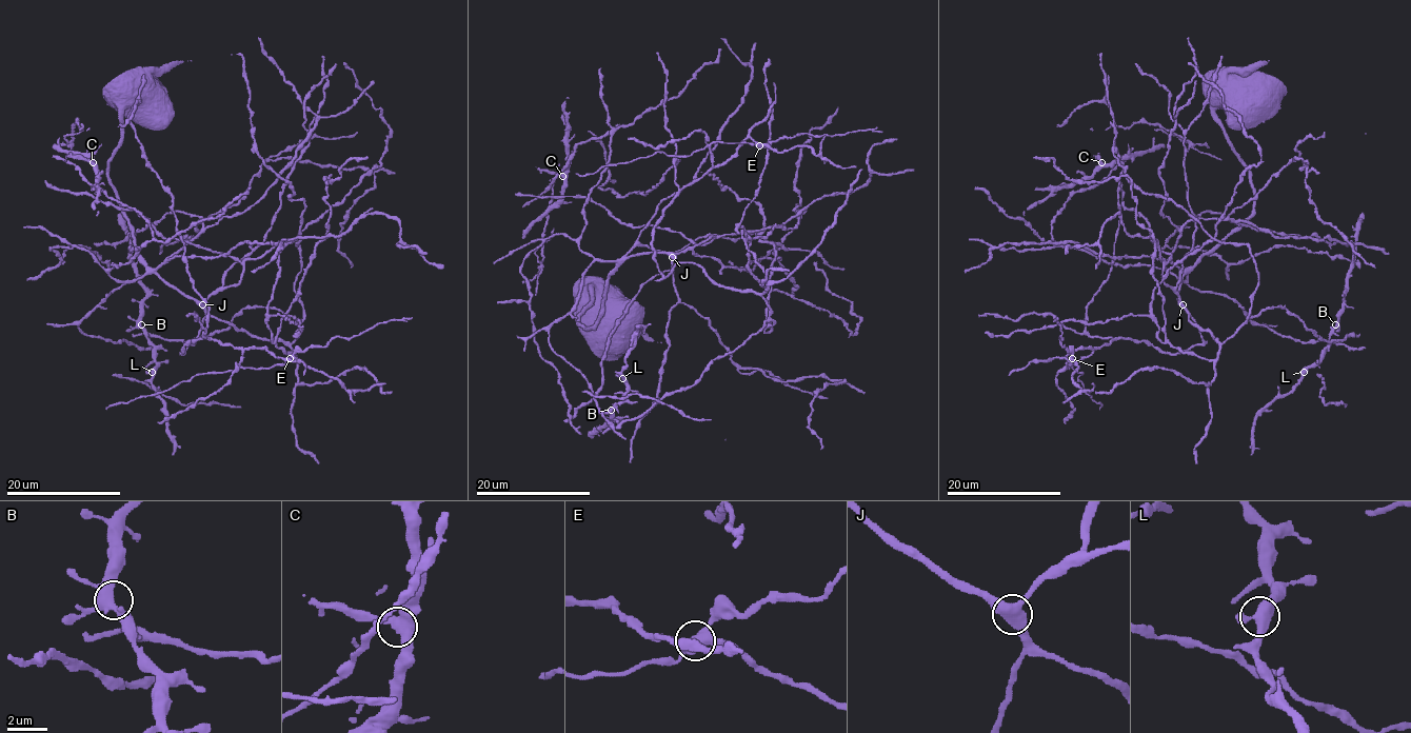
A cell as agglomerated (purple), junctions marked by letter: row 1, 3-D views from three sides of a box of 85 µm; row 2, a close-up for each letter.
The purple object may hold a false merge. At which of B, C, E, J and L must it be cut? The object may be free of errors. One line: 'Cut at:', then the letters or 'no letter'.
Cut at: E

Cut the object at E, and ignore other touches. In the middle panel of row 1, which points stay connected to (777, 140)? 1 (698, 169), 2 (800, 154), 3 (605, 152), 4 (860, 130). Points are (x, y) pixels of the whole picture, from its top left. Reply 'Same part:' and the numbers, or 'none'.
Same part: 4

